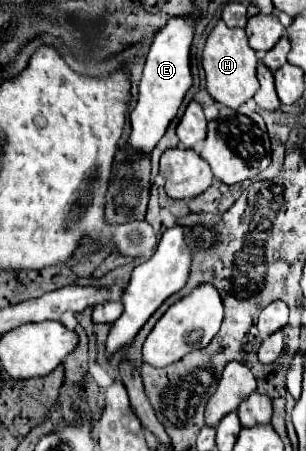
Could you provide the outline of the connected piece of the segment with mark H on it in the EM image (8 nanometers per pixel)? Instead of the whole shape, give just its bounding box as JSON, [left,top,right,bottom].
[202,21,256,109]

